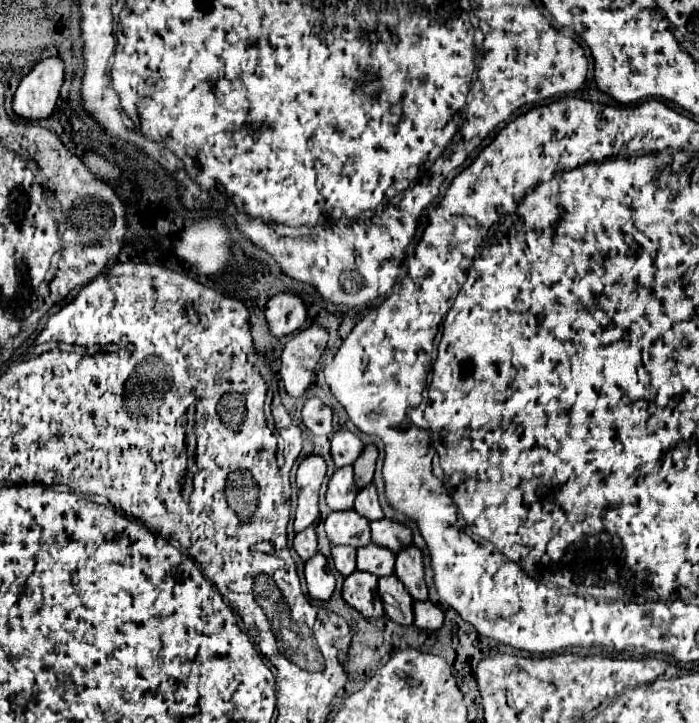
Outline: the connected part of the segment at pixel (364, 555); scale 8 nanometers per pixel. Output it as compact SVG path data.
M369 544L365 548L357 550L357 570L375 574L377 578L391 576L395 566L395 554L387 548Z

